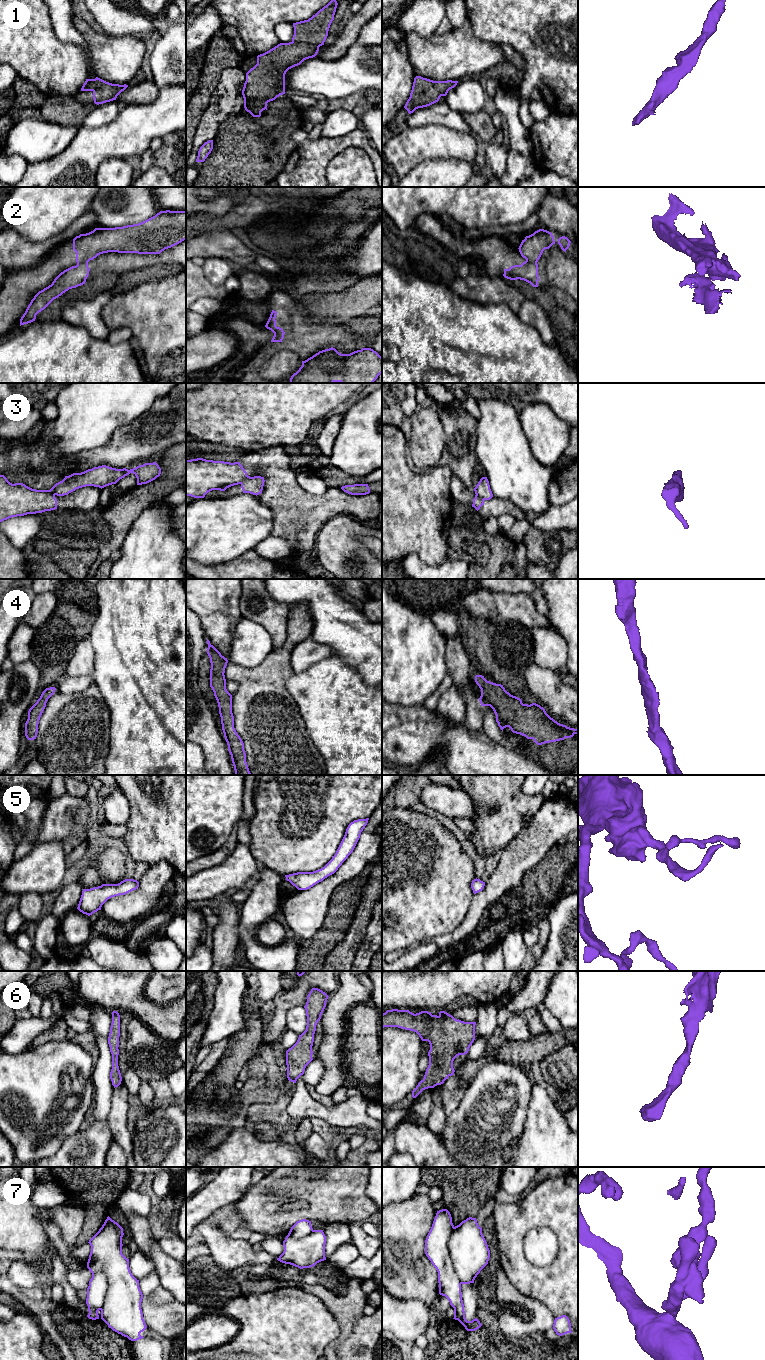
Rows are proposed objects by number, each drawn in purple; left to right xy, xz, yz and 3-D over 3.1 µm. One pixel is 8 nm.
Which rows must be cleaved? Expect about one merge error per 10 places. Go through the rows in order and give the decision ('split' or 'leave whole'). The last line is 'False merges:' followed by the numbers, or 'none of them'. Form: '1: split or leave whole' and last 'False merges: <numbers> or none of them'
1: leave whole
2: split
3: split
4: leave whole
5: leave whole
6: leave whole
7: split
False merges: 2, 3, 7

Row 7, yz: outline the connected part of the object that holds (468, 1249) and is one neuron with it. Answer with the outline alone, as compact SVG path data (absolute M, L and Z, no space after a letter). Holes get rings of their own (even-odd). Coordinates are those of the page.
M469 1217L455 1226L449 1237L449 1255L454 1272L461 1284L474 1283L480 1271L488 1264L490 1250L482 1234L482 1228L478 1225L476 1218Z

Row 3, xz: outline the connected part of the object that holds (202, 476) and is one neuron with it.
M203 458L186 460L186 496L204 498L212 490L225 491L242 484L250 476L240 462L224 462Z

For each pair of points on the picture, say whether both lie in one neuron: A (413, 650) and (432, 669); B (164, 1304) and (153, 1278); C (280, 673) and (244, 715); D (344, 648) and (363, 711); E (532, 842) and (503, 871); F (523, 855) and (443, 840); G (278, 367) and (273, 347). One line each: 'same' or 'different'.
A: same
B: different
C: same
D: different
E: same
F: different
G: different

